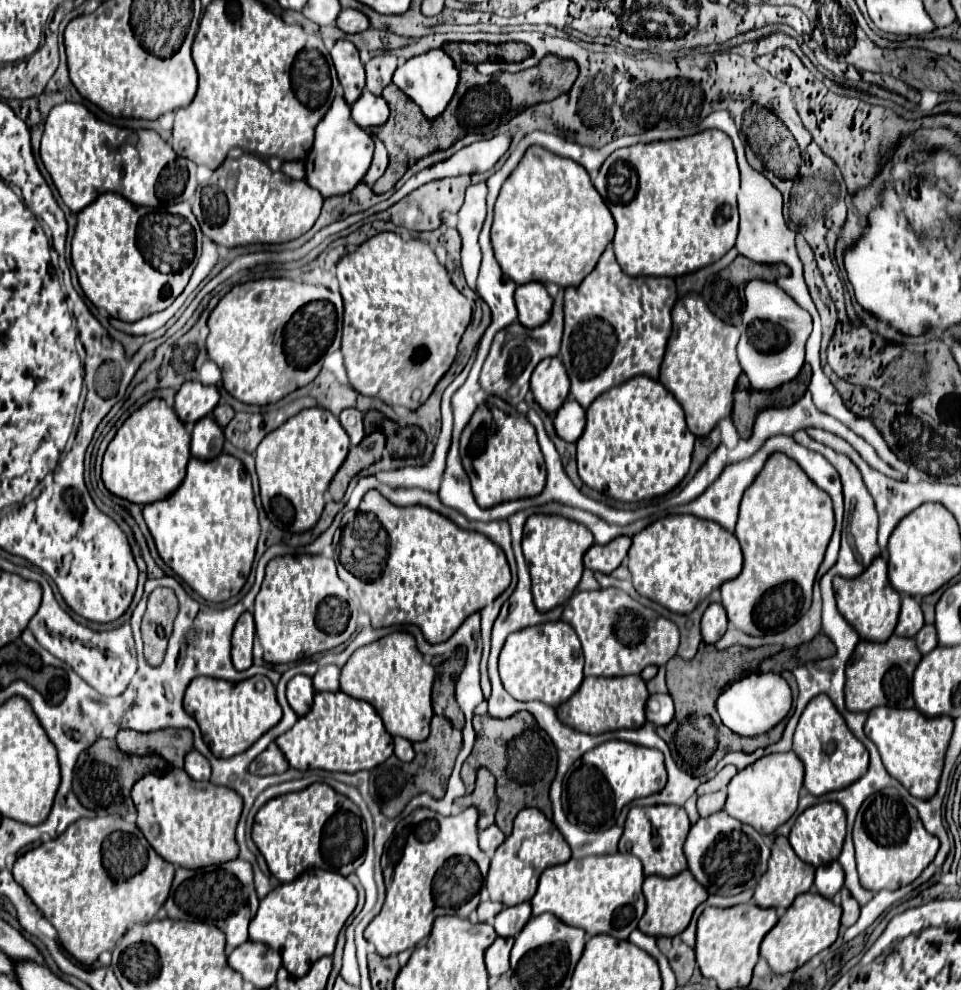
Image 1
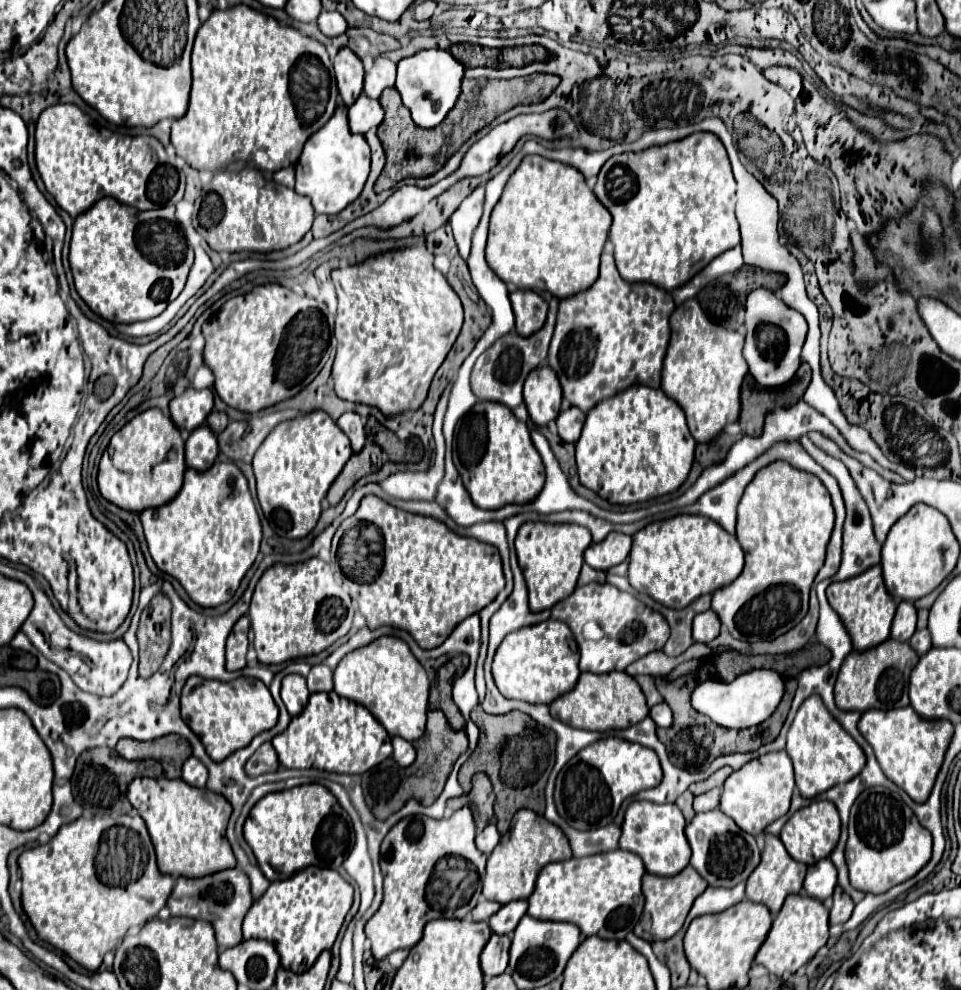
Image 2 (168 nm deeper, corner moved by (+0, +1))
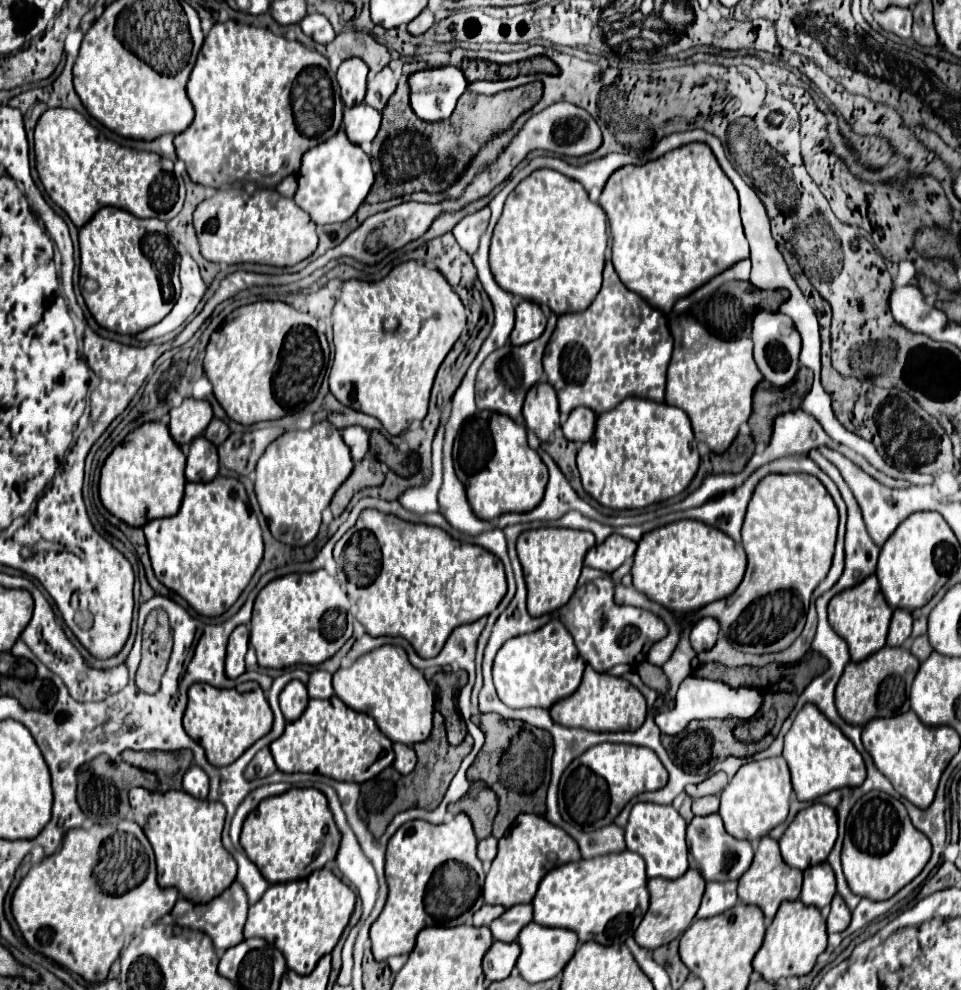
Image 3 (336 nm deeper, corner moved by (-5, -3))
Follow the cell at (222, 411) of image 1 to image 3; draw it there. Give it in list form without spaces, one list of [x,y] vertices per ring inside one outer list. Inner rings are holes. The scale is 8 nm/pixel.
[[[214,418],[214,420],[208,424],[208,428],[204,430],[204,436],[206,436],[214,446],[220,446],[220,444],[228,438],[228,434],[230,434],[230,430],[228,430],[226,422],[222,422],[222,420],[218,420],[218,418]]]

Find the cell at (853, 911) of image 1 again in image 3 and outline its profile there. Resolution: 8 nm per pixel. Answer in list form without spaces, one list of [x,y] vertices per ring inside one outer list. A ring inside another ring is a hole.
[[[836,894],[834,900],[832,900],[832,912],[826,920],[828,922],[828,932],[844,932],[850,924],[850,918],[852,918],[852,914],[850,914],[848,906],[844,904],[844,898],[840,894]]]

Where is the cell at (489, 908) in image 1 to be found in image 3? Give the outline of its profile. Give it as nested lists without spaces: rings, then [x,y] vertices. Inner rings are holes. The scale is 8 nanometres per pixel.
[[[484,904],[476,914],[474,914],[474,926],[488,926],[492,920],[496,920],[504,912],[502,906],[488,906]]]

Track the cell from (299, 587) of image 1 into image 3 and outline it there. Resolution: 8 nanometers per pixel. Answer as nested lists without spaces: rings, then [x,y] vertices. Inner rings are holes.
[[[326,570],[304,572],[304,574],[286,574],[268,582],[254,602],[252,612],[252,628],[250,628],[250,644],[256,648],[258,664],[262,668],[288,668],[294,664],[320,664],[326,658],[334,656],[344,642],[352,636],[350,622],[350,600],[342,590],[340,582],[330,576]]]

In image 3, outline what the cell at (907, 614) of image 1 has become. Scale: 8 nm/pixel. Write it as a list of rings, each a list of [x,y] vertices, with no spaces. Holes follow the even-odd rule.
[[[894,610],[890,632],[888,632],[888,646],[902,646],[906,638],[912,634],[912,614],[908,610]]]

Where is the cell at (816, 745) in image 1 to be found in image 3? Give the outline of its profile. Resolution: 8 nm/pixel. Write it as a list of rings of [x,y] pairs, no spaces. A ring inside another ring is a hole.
[[[806,704],[798,712],[790,732],[784,738],[782,756],[790,766],[794,792],[798,800],[804,800],[804,802],[844,786],[860,786],[866,778],[866,766],[860,752],[840,732],[840,728],[836,728],[836,724],[826,720],[826,716],[814,704]]]

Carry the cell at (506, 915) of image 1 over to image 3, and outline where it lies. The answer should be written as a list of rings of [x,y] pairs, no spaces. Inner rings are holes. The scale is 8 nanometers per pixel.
[[[520,904],[508,908],[500,918],[496,918],[490,924],[490,930],[494,934],[494,940],[514,942],[518,938],[518,932],[530,922],[532,922],[532,904]]]

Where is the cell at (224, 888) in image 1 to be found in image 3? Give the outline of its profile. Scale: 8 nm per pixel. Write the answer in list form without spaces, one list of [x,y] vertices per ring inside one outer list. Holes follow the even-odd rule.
[[[234,880],[230,884],[230,888],[226,888],[220,896],[216,896],[210,902],[204,902],[204,904],[194,904],[188,898],[184,900],[184,896],[180,894],[180,898],[178,898],[178,902],[172,910],[172,916],[176,918],[176,924],[180,924],[180,926],[188,926],[192,930],[206,932],[212,938],[218,954],[222,954],[232,944],[240,944],[240,940],[244,940],[242,930],[244,930],[246,916],[248,916],[248,896],[246,896],[246,892],[244,892],[244,888],[238,880]]]

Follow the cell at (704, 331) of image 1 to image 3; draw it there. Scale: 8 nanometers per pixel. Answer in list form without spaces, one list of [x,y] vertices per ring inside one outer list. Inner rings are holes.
[[[671,312],[669,328],[674,348],[668,364],[666,404],[682,408],[692,422],[696,440],[722,454],[736,438],[740,424],[750,418],[752,392],[762,380],[752,358],[752,340],[720,340],[688,313]]]

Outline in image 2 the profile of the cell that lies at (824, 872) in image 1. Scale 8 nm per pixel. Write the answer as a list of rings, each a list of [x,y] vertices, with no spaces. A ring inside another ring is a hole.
[[[827,858],[827,860],[819,860],[807,868],[803,892],[811,898],[825,900],[833,894],[835,884],[837,884],[837,870],[835,870],[833,862]]]

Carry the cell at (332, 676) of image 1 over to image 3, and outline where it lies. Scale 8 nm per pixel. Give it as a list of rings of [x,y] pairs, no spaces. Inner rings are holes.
[[[314,670],[310,674],[310,680],[306,684],[310,698],[332,698],[334,688],[332,688],[332,674],[324,670]]]

